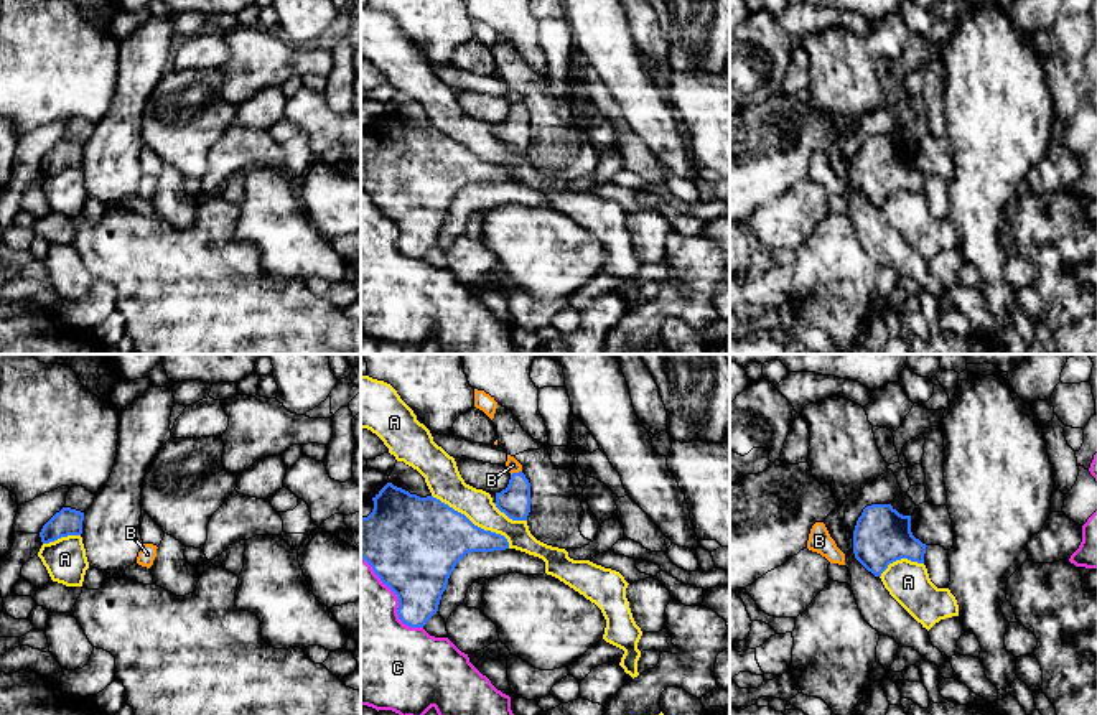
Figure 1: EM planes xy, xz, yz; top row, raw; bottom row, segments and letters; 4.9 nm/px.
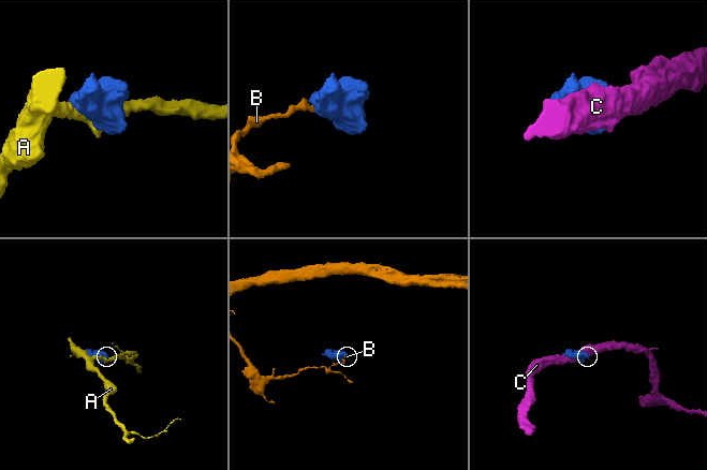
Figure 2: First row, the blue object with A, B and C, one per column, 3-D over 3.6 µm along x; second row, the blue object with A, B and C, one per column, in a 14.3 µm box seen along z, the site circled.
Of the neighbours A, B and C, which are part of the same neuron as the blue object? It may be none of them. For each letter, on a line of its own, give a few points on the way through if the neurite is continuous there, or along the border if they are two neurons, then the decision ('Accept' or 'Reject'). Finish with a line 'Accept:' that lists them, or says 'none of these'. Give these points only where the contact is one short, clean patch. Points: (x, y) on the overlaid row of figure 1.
A: Reject
B: Boundary: xz (521, 470), (511, 475). Reject
C: Reject
Accept: none of these

